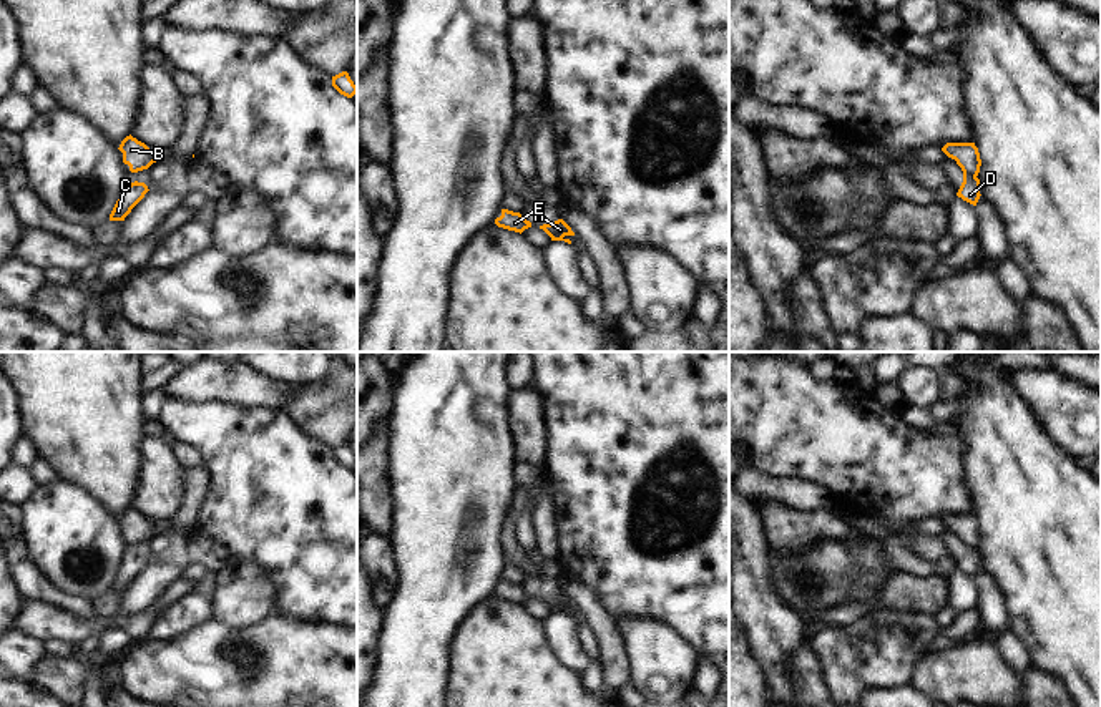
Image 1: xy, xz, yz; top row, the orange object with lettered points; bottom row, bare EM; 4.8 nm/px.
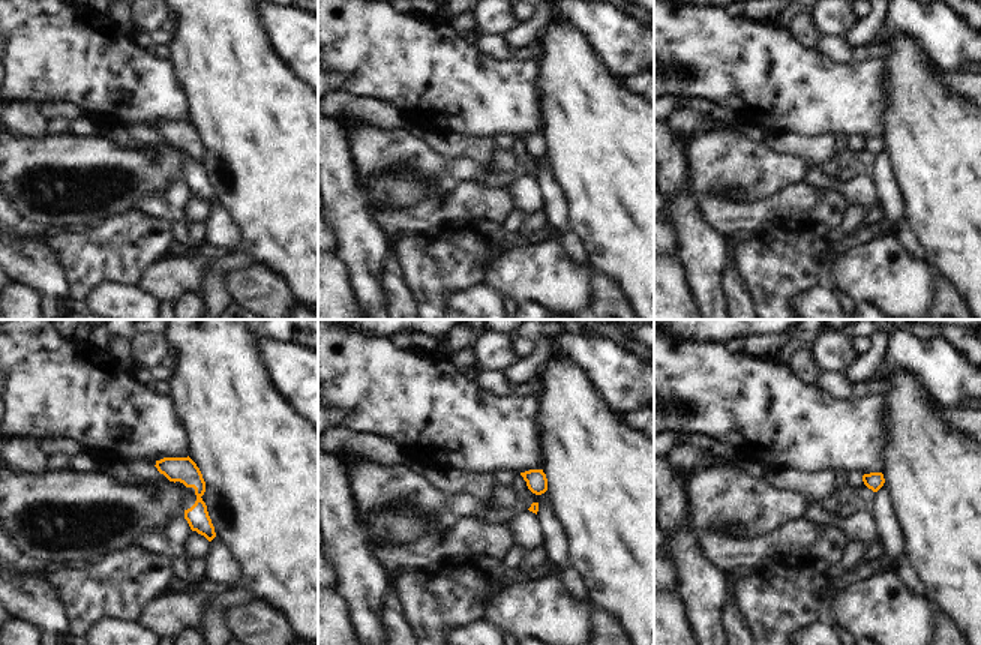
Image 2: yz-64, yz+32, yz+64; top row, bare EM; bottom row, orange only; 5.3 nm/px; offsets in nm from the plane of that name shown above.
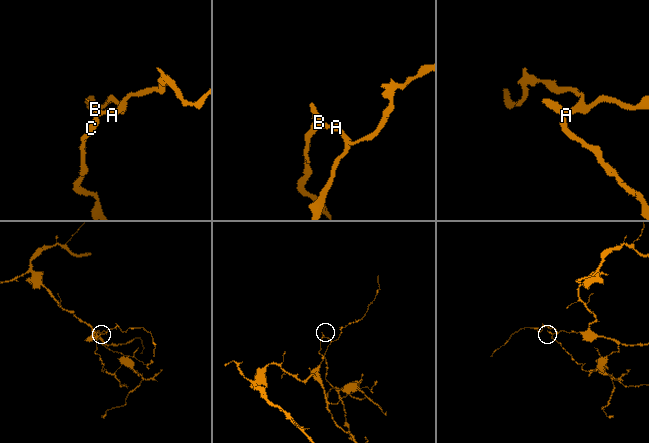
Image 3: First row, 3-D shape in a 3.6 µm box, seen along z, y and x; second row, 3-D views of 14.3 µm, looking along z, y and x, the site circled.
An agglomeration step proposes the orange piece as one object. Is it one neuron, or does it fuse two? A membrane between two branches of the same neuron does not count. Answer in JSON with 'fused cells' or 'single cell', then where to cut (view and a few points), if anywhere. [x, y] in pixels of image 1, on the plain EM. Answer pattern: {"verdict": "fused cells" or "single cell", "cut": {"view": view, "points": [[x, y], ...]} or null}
{"verdict": "fused cells", "cut": {"view": "yz", "points": [[963, 543], [975, 550]]}}

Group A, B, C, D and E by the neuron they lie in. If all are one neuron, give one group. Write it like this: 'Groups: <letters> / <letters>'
Groups: A B E / C D.

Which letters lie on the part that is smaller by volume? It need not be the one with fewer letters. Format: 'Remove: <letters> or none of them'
Remove: C, D

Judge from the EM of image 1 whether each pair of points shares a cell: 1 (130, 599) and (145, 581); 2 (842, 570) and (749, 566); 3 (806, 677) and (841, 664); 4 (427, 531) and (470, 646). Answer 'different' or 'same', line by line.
1: same
2: different
3: different
4: different

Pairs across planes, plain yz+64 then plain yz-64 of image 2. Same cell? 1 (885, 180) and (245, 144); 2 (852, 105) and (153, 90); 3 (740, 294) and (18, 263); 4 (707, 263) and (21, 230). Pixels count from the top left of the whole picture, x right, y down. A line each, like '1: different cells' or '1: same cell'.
1: different cells
2: same cell
3: same cell
4: same cell

